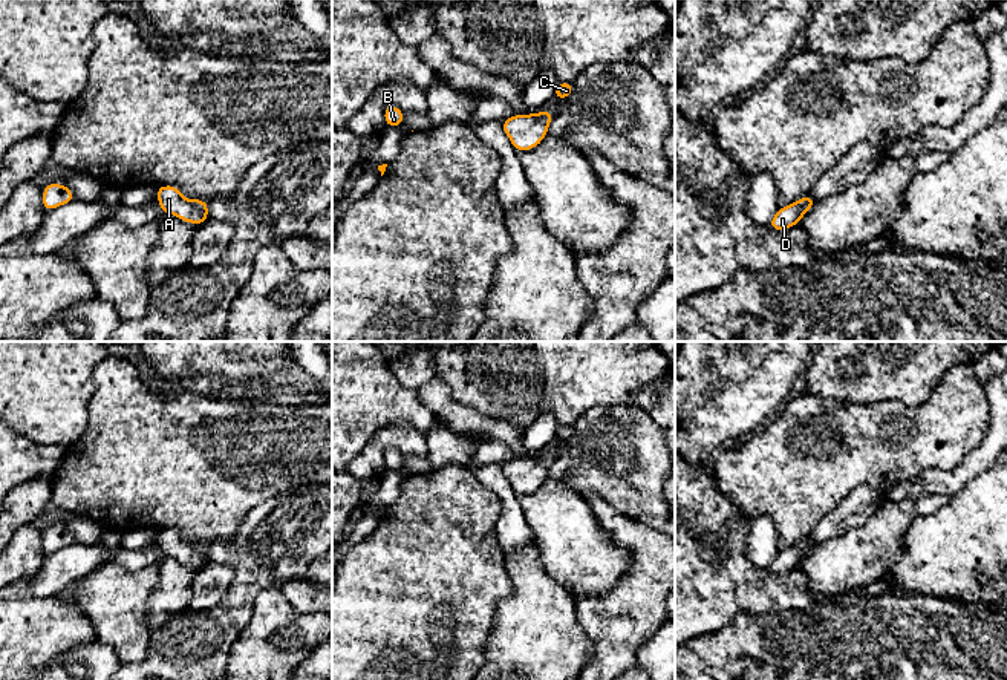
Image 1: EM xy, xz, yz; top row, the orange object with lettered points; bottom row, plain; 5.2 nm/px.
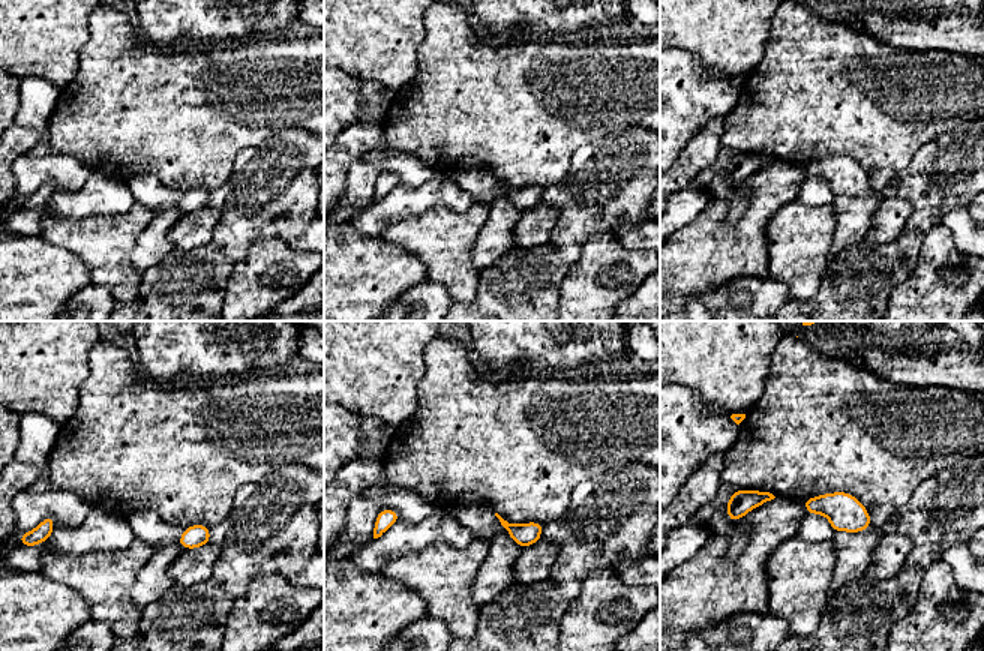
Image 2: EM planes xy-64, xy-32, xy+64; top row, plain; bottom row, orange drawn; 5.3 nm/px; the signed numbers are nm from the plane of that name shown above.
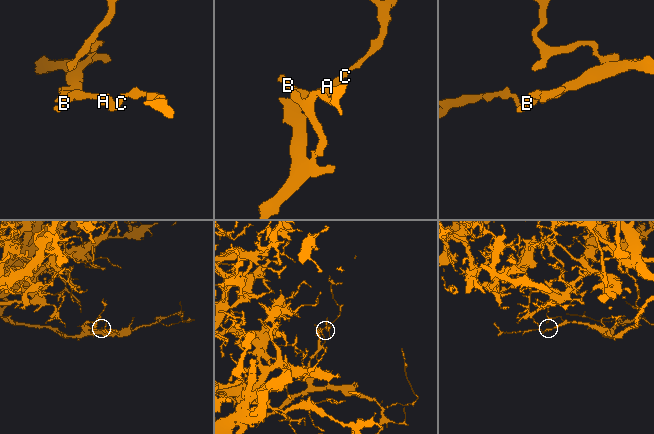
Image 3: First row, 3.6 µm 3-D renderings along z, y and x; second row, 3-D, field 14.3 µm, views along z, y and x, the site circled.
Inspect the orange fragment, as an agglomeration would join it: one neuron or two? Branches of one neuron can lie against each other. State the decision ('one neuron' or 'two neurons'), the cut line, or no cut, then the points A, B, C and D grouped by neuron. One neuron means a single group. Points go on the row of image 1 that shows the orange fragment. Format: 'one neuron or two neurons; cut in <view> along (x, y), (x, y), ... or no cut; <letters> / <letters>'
one neuron; no cut; A B C D

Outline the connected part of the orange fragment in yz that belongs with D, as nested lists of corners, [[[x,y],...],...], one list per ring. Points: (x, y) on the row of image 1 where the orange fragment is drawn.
[[[808,195],[802,196],[797,202],[787,207],[781,207],[777,213],[771,217],[768,227],[777,231],[785,231],[790,227],[800,224],[802,216],[813,208],[816,199]]]

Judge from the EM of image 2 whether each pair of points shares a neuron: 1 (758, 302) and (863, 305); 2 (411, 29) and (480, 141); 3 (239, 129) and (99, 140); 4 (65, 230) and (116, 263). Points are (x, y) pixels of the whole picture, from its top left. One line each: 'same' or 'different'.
1: different
2: different
3: same
4: same

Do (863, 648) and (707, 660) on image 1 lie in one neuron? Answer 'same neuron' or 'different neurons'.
same neuron

